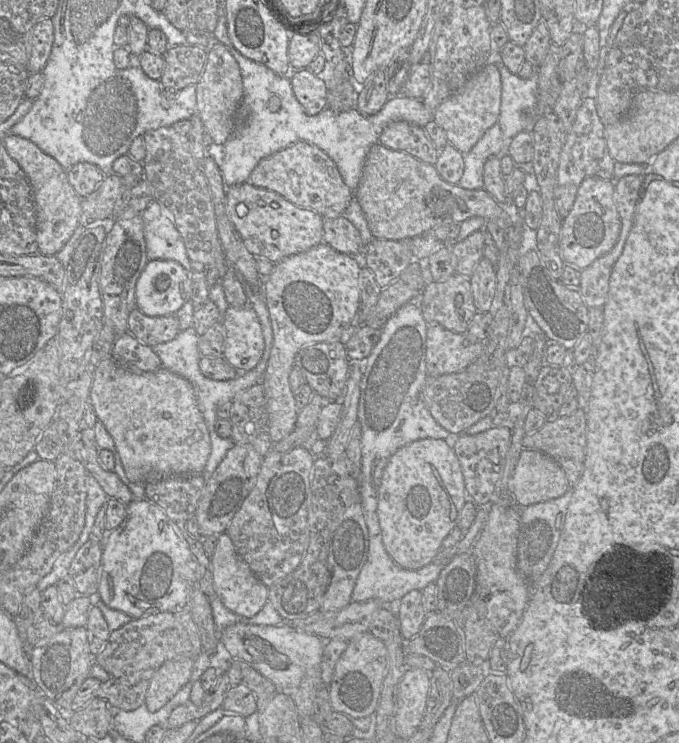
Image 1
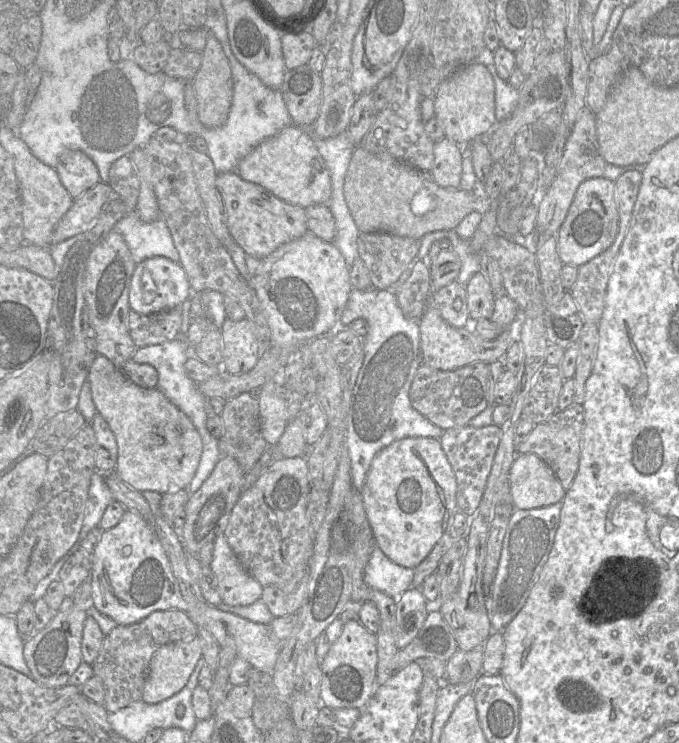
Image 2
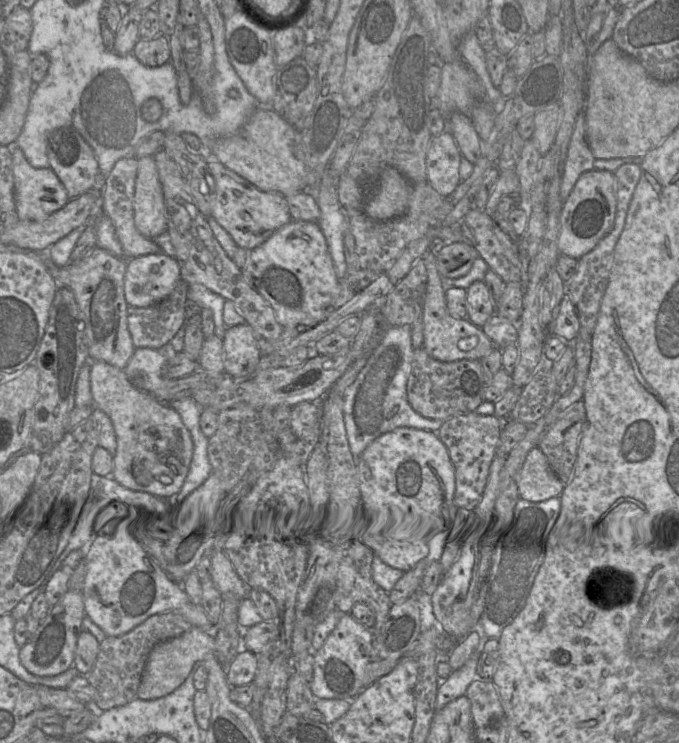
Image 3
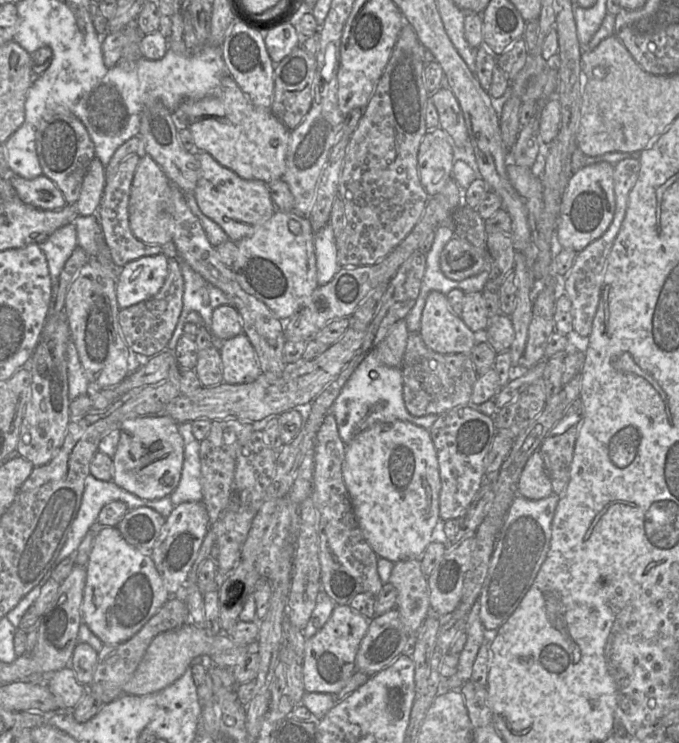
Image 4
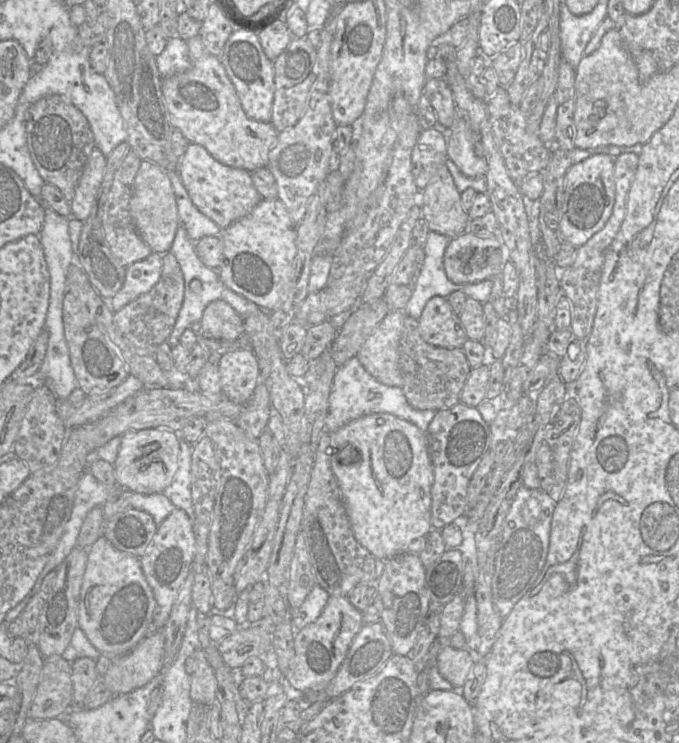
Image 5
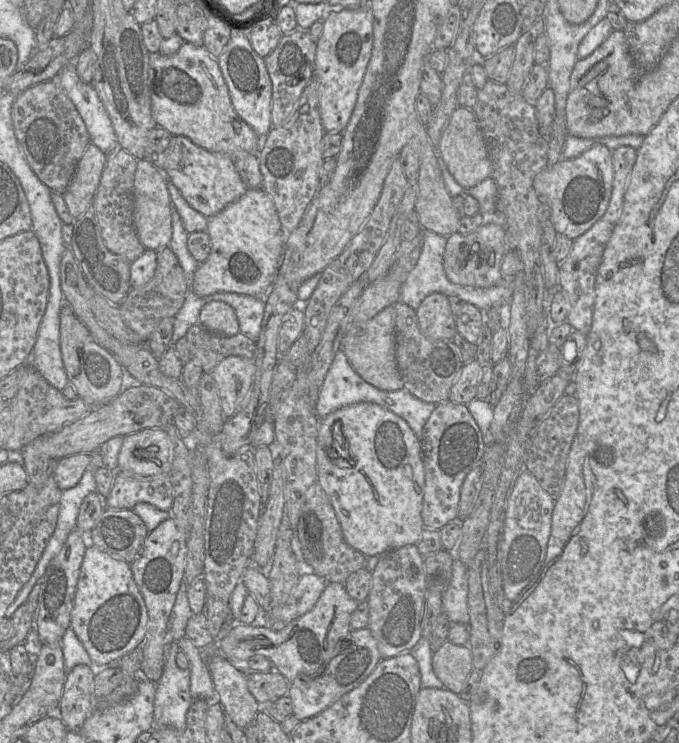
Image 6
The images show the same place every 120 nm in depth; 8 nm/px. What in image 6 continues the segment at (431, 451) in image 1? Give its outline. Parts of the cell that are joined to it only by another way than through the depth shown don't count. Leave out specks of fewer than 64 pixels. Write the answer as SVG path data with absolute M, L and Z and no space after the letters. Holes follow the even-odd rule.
M367 402L348 405L319 418L316 465L317 482L327 494L349 546L370 557L418 543L425 528L421 517L425 472L420 439L403 418L378 404ZM337 421L341 422L341 432L348 442L349 456L354 461L354 465L346 468L335 465L331 460L340 457L333 451L336 449L332 426Z

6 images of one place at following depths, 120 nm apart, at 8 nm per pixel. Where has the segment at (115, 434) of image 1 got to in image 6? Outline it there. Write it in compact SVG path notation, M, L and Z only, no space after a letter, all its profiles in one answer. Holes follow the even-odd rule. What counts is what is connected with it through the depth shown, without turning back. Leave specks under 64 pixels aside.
M143 429L124 436L119 470L143 476L170 474L173 444L165 429Z

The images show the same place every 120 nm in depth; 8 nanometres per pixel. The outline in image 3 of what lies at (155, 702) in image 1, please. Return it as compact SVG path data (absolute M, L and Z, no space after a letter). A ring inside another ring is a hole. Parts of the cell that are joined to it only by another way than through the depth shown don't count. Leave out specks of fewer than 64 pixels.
M196 626L178 637L157 643L146 662L137 697L142 700L152 700L170 694L184 683L196 662L215 654L216 645L212 630Z

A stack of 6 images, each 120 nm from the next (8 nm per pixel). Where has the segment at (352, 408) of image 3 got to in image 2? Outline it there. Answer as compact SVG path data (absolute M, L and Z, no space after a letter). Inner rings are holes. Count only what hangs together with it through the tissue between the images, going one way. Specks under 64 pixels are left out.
M373 287L367 291L352 289L345 309L340 318L340 325L347 327L353 320L364 319L368 330L364 338L364 362L359 371L353 389L348 421L346 448L352 469L353 487L361 492L368 471L375 456L394 441L407 437L432 437L440 439L444 431L417 410L409 399L409 390L419 366L423 363L420 346L419 322L408 320L402 313L393 290L380 290Z

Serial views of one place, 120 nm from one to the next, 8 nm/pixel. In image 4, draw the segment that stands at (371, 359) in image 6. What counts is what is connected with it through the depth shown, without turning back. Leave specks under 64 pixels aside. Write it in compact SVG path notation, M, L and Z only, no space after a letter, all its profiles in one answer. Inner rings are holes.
M401 319L389 329L385 338L375 347L378 358L384 365L401 368L408 334L406 320Z

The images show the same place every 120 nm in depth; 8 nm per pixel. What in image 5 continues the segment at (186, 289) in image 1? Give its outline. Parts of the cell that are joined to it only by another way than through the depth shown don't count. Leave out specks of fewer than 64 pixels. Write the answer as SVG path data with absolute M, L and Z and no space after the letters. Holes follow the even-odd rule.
M153 252L145 259L126 267L123 286L108 300L112 311L120 310L126 304L149 292L155 286L161 276L162 255Z

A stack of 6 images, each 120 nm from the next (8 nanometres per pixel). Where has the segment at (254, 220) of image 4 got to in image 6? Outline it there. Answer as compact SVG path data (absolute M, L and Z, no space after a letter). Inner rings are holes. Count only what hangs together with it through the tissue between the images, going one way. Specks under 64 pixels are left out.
M172 136L164 151L164 170L188 204L206 218L216 215L247 191L231 155L210 152L185 136Z

